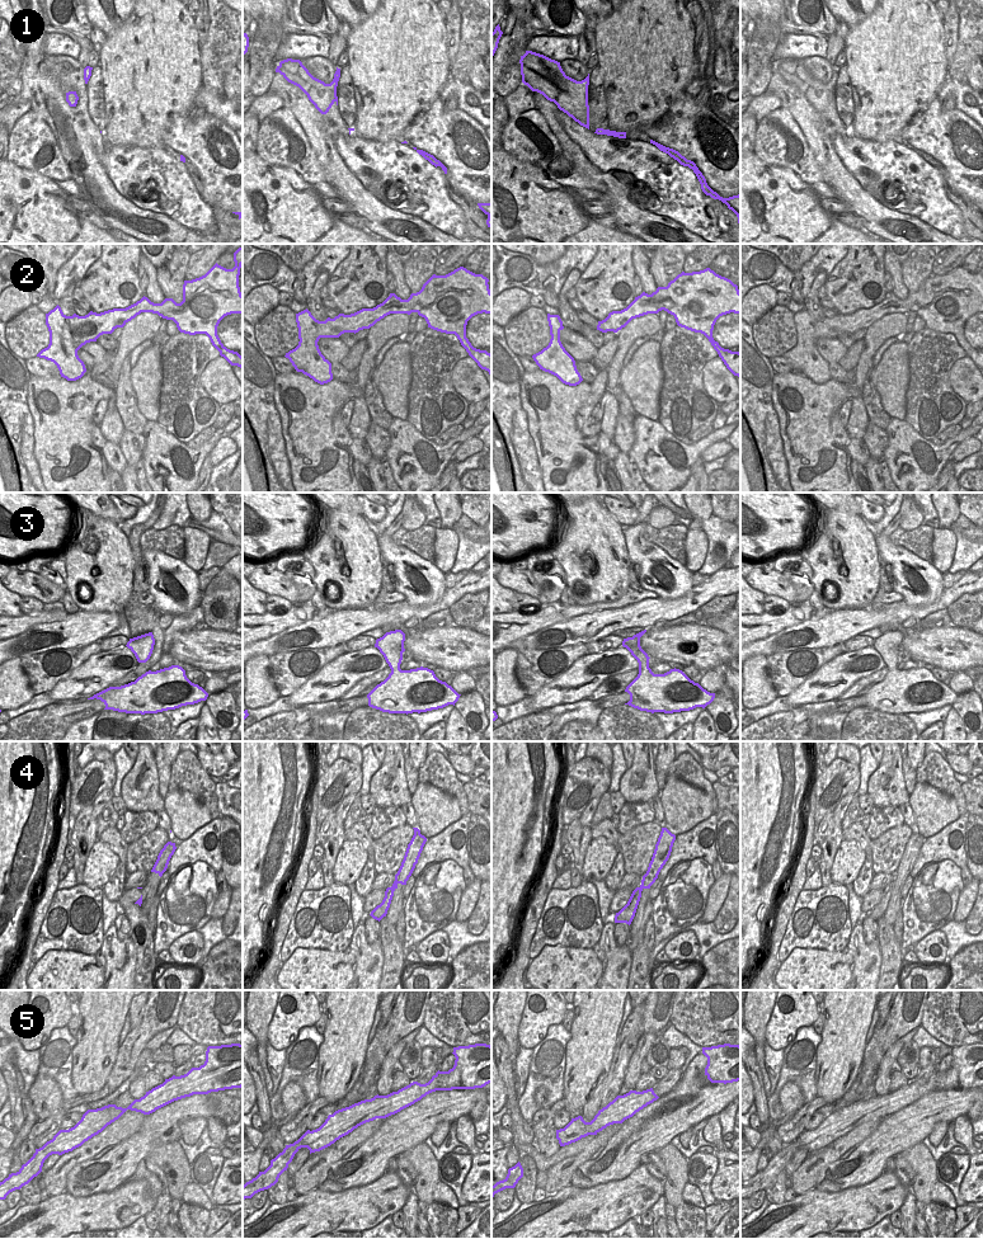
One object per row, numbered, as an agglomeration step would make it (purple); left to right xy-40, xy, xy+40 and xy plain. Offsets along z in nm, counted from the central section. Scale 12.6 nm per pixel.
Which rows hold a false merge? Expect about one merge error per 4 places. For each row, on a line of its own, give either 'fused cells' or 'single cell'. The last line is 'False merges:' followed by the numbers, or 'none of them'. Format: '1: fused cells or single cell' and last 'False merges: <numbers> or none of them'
1: single cell
2: single cell
3: single cell
4: single cell
5: single cell
False merges: none of them

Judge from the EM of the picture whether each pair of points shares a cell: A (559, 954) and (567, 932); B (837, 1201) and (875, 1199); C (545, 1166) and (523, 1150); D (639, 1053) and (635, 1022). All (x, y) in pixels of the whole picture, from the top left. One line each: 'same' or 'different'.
A: different
B: same
C: same
D: different

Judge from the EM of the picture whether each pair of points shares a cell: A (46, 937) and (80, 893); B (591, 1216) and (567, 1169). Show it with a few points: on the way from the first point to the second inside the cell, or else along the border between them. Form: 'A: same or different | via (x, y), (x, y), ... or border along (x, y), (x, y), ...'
A: same | via (57, 926), (62, 920), (62, 910), (69, 904)
B: different | border along (569, 1183), (548, 1195)

